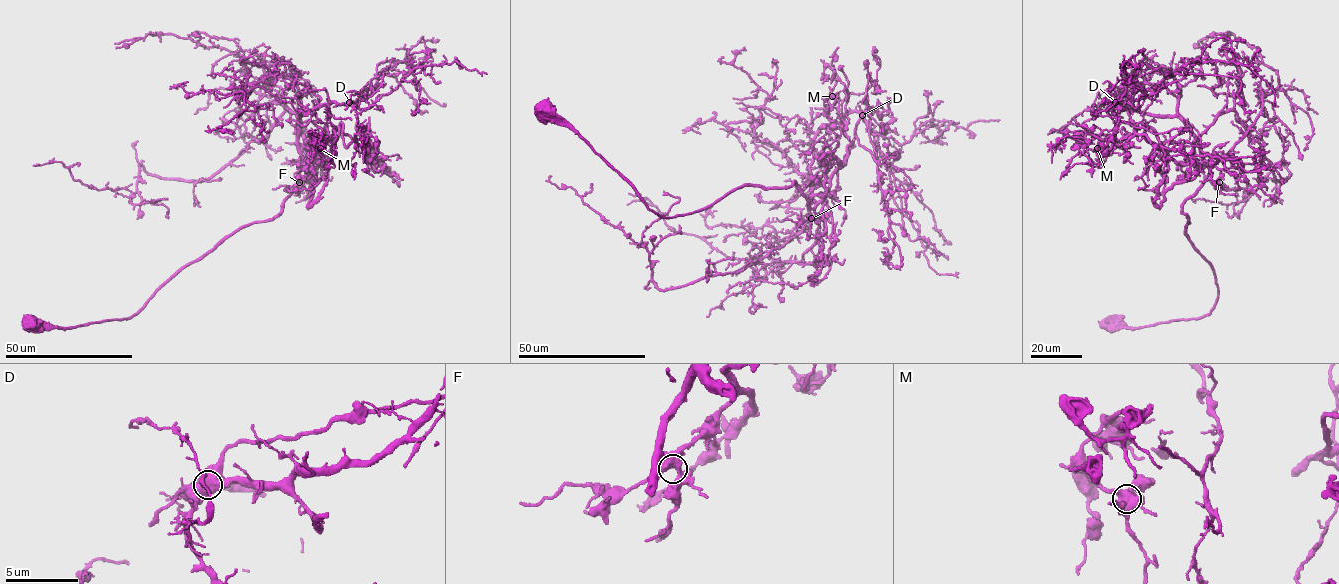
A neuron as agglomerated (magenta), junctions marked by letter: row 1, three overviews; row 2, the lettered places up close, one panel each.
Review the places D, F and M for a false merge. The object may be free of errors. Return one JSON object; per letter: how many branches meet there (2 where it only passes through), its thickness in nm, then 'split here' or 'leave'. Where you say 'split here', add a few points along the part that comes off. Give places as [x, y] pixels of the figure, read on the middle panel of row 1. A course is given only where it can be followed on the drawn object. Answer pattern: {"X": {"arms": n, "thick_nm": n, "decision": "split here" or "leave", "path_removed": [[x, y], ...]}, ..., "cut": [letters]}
{"D": {"arms": 3, "thick_nm": 650, "decision": "split here", "path_removed": [[862, 115], [874, 137], [876, 158], [876, 149]]}, "F": {"arms": 3, "thick_nm": 500, "decision": "leave"}, "M": {"arms": 3, "thick_nm": 650, "decision": "leave"}, "cut": ["D"]}

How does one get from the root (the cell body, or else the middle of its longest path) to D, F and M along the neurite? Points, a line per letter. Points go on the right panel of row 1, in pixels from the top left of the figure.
D: (1110, 322), (1200, 319), (1217, 296), (1182, 210), (1208, 173), (1196, 136), (1176, 116), (1115, 102)
F: (1110, 322), (1210, 312), (1216, 279), (1182, 205), (1208, 173), (1197, 164), (1214, 165), (1219, 182)
M: (1110, 322), (1149, 326), (1213, 306), (1213, 270), (1182, 210), (1208, 169), (1136, 135), (1100, 134), (1097, 148)

